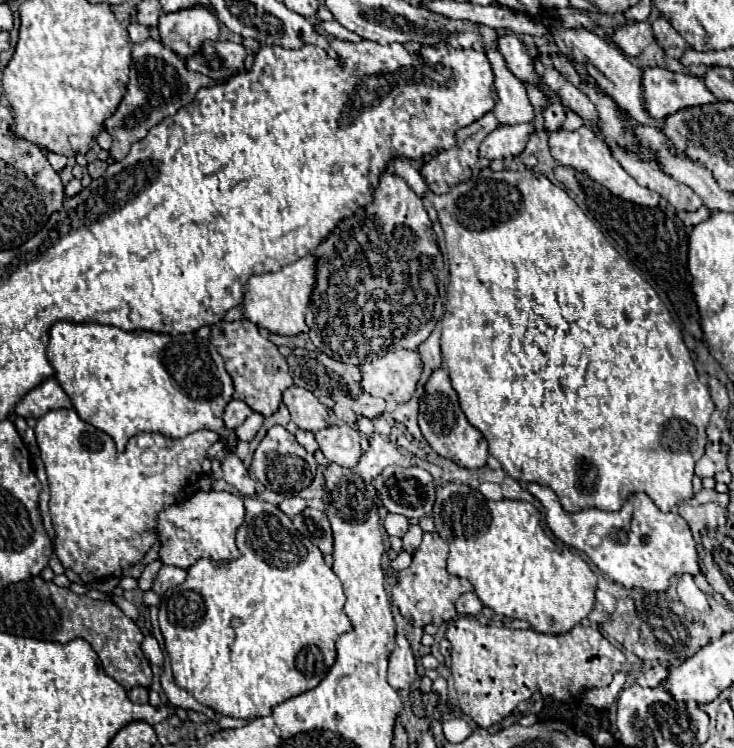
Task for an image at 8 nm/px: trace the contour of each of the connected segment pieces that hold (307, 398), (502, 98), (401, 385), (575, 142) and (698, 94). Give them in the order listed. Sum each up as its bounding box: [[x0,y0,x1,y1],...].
[[283,386,331,432],[487,48,533,126],[361,350,423,404],[549,126,659,206],[643,66,715,118]]

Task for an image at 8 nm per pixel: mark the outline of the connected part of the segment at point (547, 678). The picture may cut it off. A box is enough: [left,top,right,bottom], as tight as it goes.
[447,616,625,728]

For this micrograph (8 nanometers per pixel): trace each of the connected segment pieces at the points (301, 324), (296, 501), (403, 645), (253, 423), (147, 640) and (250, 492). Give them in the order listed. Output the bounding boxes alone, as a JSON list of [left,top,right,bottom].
[[243,256,315,336],[279,496,307,518],[387,634,417,688],[235,412,263,442],[141,635,164,667],[221,454,255,496]]

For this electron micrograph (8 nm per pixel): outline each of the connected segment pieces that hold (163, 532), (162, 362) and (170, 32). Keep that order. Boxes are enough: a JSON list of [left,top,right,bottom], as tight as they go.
[[157,492,245,568],[47,322,233,452],[159,6,219,60]]

